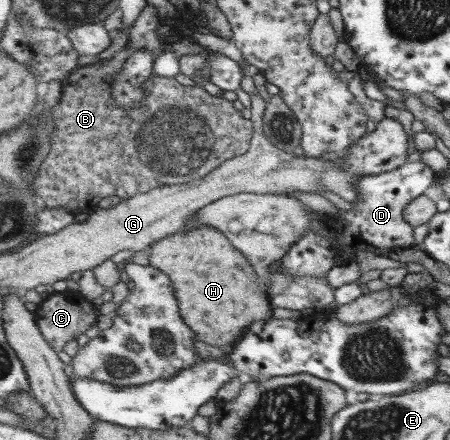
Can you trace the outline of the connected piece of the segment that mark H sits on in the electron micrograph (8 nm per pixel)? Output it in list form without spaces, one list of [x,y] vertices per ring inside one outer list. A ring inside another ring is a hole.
[[[201,225],[191,232],[184,231],[154,243],[151,249],[151,265],[173,277],[183,307],[183,317],[198,333],[200,341],[229,350],[246,334],[252,323],[272,318],[273,306],[263,278],[255,273],[251,267],[251,260],[218,228]]]

